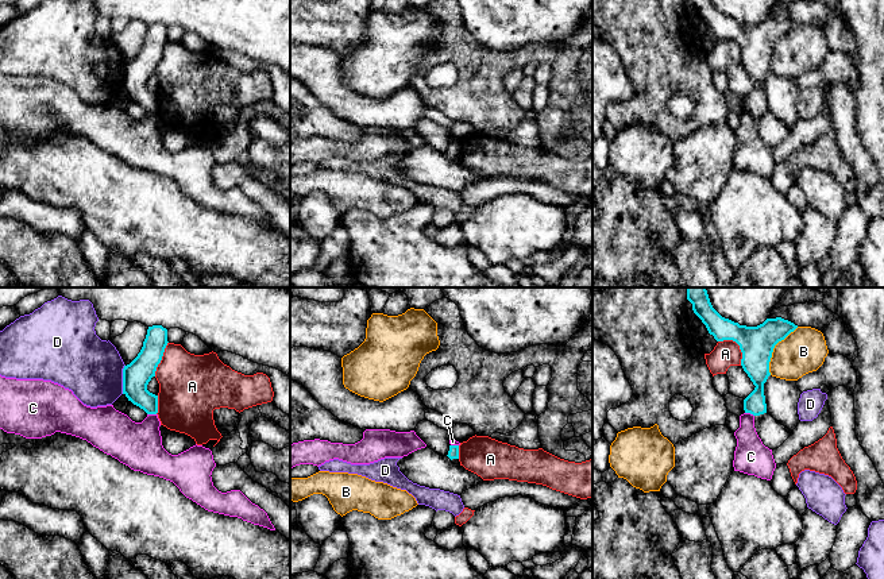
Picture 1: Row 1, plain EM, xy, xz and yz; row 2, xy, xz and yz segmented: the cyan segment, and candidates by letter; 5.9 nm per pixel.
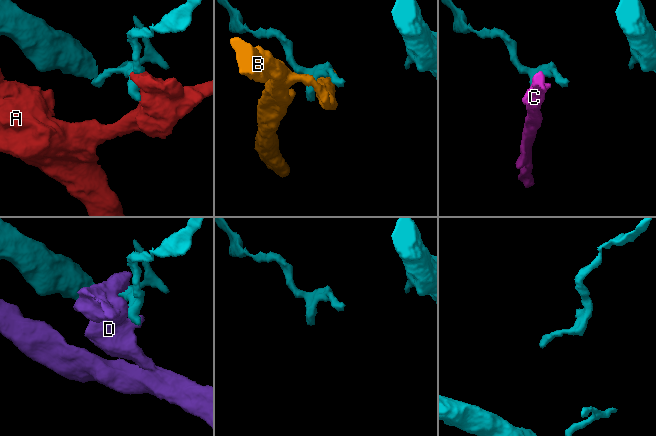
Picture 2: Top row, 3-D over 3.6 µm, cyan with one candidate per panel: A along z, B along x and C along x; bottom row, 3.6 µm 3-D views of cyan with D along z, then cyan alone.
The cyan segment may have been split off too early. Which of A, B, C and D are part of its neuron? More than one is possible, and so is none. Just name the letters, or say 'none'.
none

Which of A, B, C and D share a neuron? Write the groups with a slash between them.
A / B / C / D

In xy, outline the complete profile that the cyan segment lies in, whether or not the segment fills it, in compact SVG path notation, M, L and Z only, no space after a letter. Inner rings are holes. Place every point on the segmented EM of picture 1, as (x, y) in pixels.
M148 327L140 352L123 368L123 394L147 414L158 413L158 395L150 393L147 385L155 377L167 343L166 328Z

